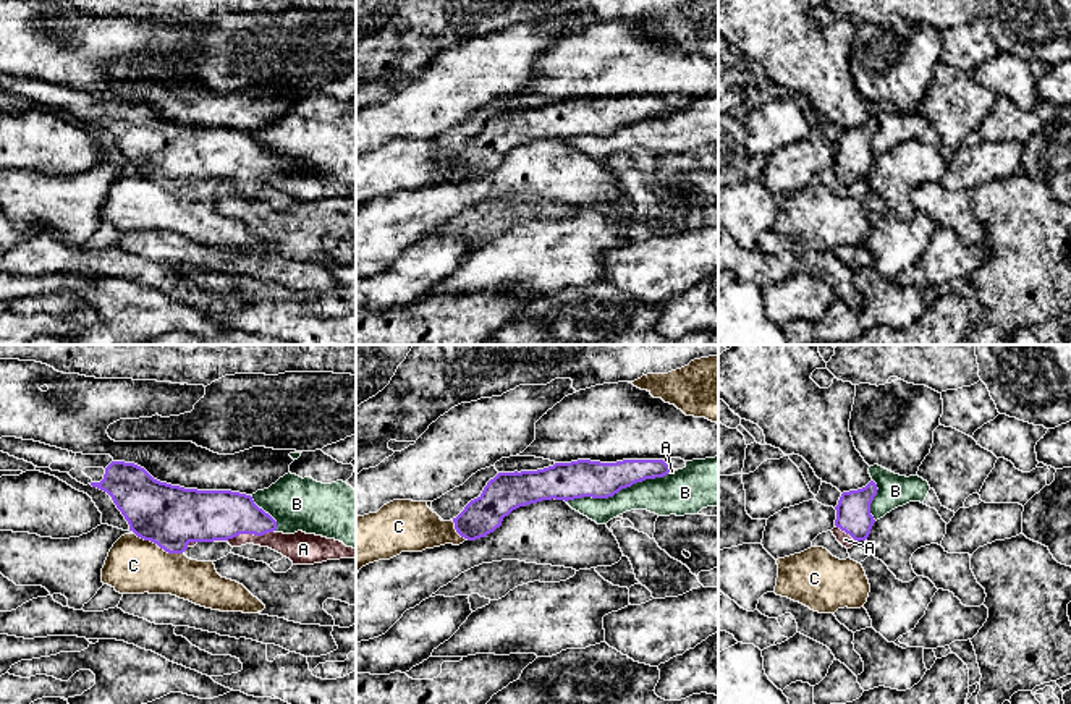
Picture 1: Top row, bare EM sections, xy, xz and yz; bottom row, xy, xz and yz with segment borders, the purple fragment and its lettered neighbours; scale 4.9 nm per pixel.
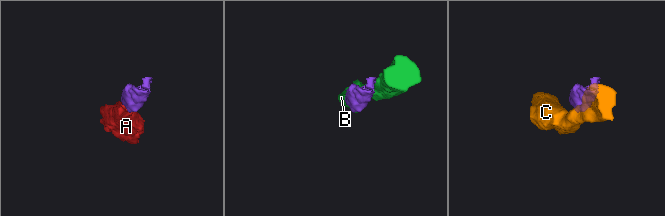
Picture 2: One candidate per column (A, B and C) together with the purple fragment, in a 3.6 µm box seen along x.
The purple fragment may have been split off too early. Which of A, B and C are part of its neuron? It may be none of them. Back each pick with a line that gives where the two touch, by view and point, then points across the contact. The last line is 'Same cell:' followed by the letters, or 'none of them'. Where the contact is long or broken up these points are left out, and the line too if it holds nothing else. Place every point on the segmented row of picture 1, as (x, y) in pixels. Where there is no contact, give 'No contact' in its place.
A: Touches purple at xy (243, 533)
Same cell: A

